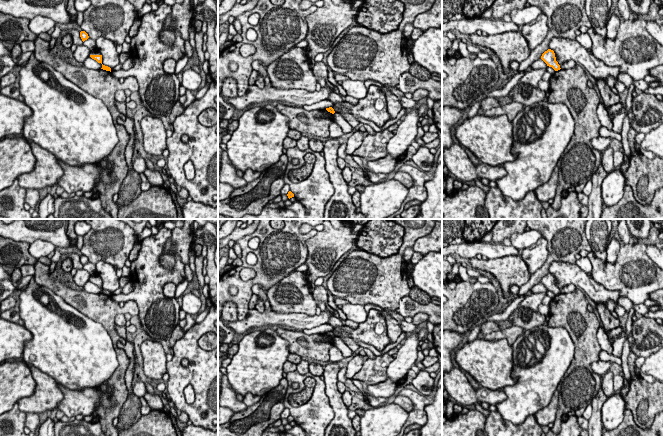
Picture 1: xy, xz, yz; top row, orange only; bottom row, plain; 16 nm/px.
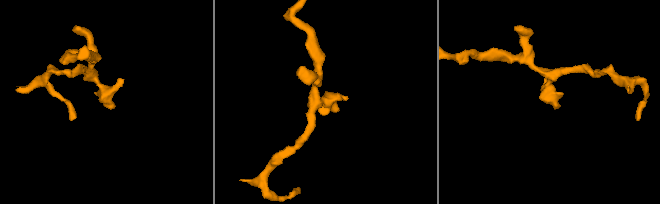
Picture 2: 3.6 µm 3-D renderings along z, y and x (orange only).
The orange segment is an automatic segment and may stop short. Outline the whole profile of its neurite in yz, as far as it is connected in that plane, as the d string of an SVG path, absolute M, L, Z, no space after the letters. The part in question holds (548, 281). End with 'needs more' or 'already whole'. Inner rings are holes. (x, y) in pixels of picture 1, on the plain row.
M548 273L547 275L545 275L542 278L541 283L547 288L547 290L552 291L555 295L561 293L560 289L556 285L555 277L553 274Z | already whole

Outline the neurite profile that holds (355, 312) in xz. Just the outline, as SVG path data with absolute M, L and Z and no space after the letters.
M344 304L342 305L342 311L348 320L356 322L358 324L364 323L367 319L367 312L365 311L364 306L360 304Z

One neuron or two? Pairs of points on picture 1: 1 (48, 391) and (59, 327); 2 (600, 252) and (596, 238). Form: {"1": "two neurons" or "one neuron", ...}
{"1": "two neurons", "2": "one neuron"}

